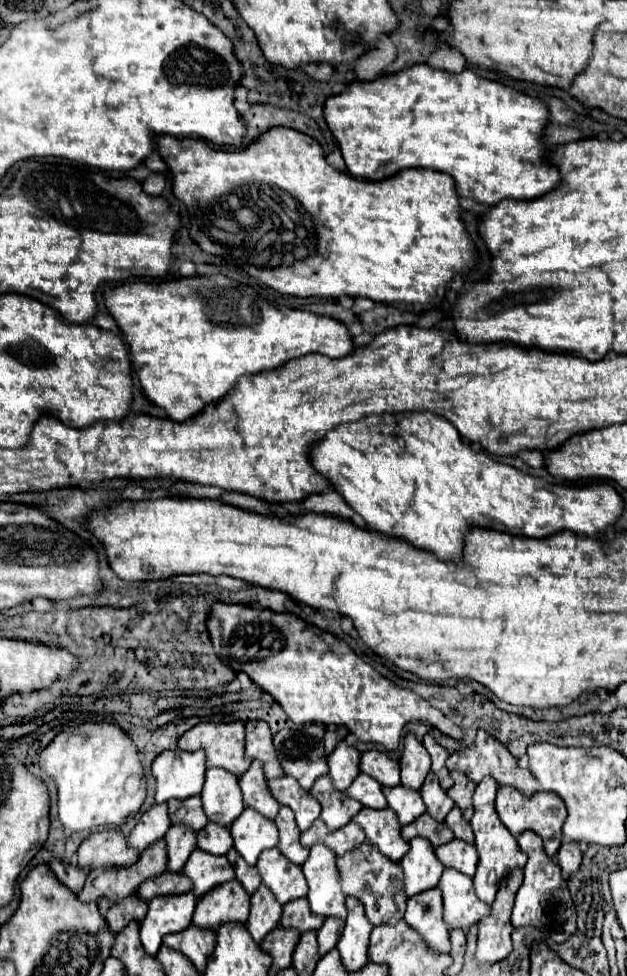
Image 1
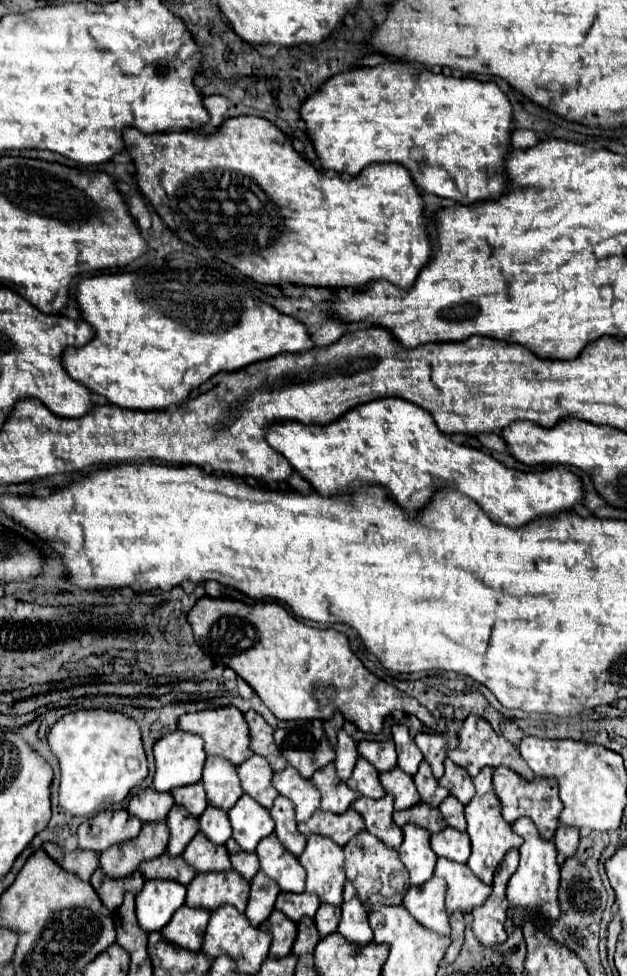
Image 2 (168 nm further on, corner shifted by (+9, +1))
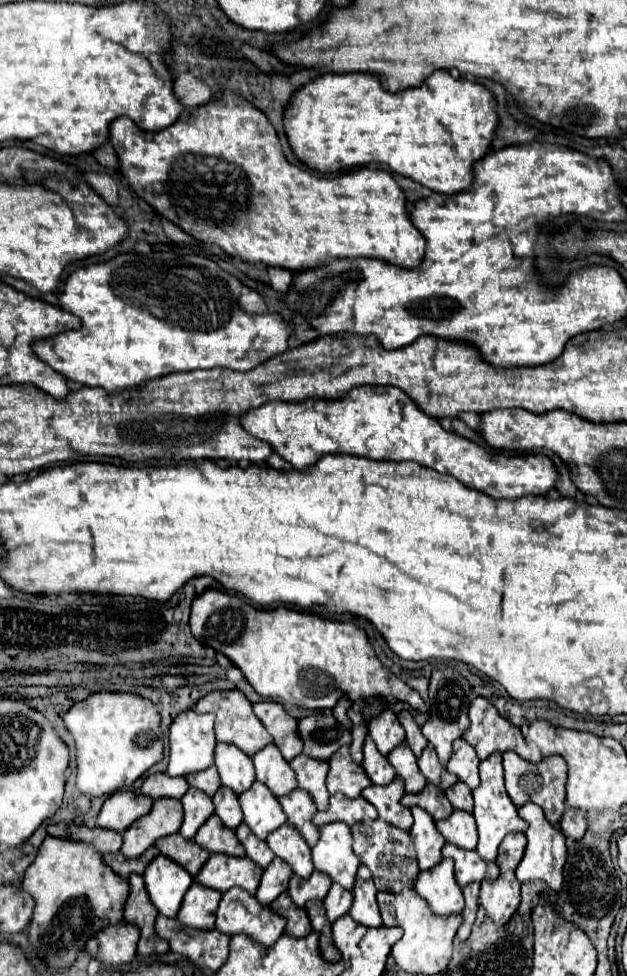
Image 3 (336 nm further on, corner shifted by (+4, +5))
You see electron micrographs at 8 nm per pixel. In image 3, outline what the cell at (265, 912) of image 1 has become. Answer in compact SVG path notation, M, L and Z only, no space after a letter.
M274 858L272 864L262 874L262 882L260 882L258 892L256 892L258 902L270 904L280 892L284 892L288 888L292 874L294 874L292 868L282 858Z

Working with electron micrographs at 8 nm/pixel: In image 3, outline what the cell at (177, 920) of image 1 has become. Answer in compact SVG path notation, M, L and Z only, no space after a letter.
M160 854L146 868L144 882L158 912L174 918L180 910L186 890L192 884L192 876L186 874L186 870L182 870L182 866L178 866L174 860Z

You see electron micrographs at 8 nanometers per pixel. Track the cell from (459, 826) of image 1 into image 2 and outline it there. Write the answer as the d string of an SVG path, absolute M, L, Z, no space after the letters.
M449 796L445 802L441 802L439 810L441 810L441 814L443 814L445 822L447 822L451 828L455 828L455 830L459 830L459 832L465 832L465 816L463 816L463 806L457 802L457 798Z

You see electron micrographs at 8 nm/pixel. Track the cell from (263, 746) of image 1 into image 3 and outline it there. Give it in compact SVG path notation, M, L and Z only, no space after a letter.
M258 702L254 704L254 714L262 720L268 732L274 738L274 744L280 748L286 762L292 762L294 756L302 752L302 740L298 736L298 722L292 718L282 704L278 702Z

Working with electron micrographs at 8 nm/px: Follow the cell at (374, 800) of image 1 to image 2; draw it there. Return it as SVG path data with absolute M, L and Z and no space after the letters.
M363 758L357 760L357 766L345 784L351 790L357 790L361 796L367 796L373 800L379 800L385 796L385 790L381 790L381 784L379 784L377 770L373 770L369 762L363 762Z

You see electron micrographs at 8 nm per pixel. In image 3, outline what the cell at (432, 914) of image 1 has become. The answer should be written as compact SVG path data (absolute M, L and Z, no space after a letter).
M444 858L438 866L420 872L414 890L430 902L430 908L440 914L460 914L464 908L462 888L454 878L454 860Z

